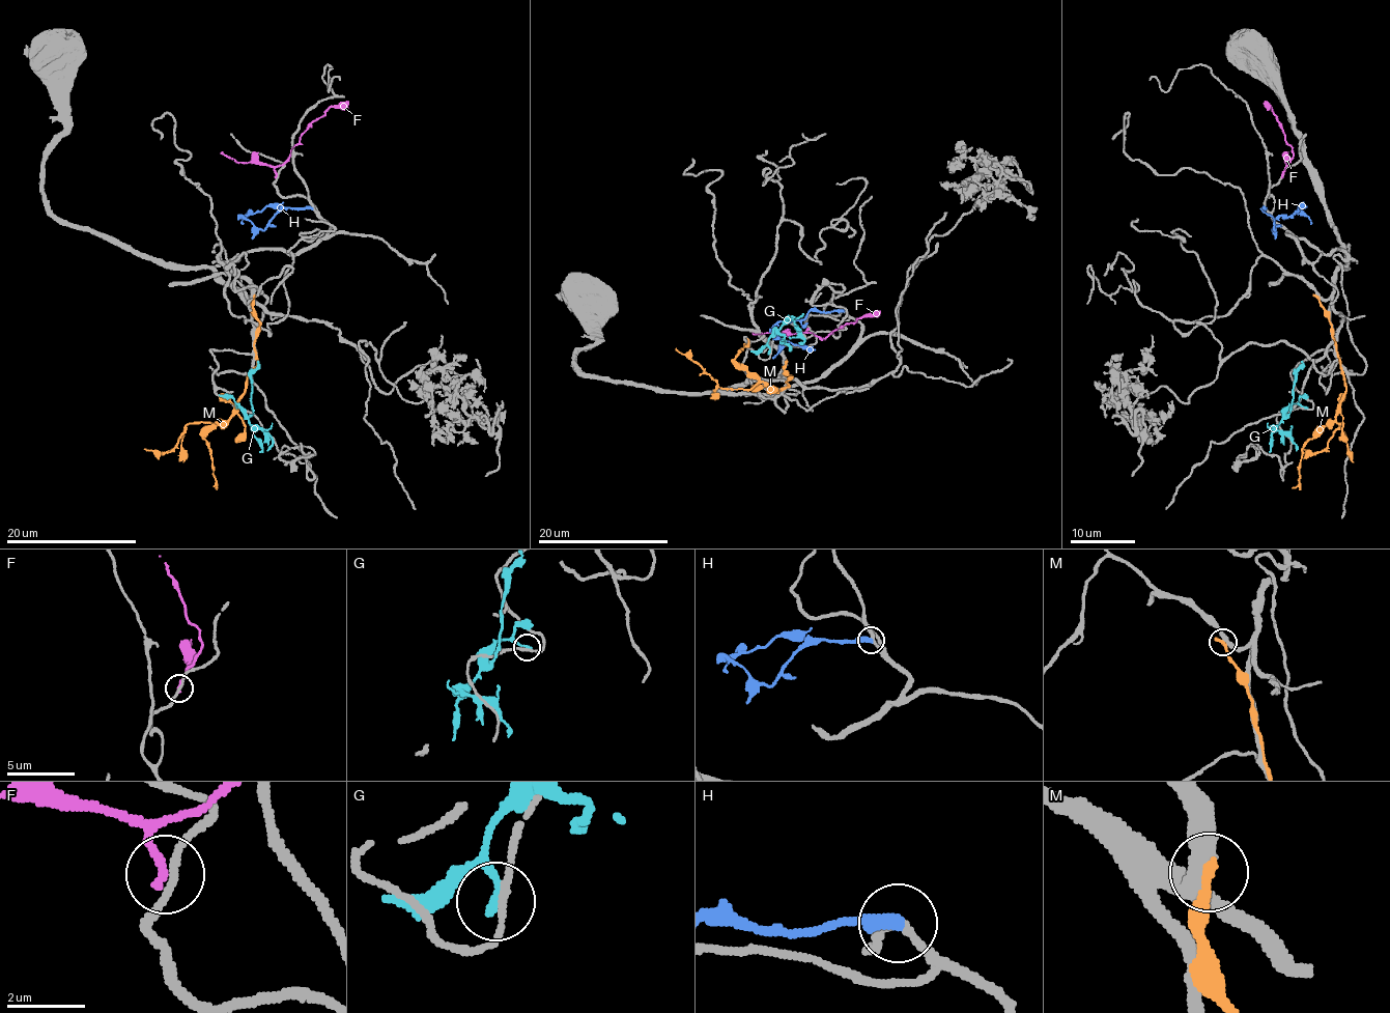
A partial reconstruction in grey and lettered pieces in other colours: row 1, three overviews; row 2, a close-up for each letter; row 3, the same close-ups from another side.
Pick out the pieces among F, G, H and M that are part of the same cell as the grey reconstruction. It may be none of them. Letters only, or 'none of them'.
none of them

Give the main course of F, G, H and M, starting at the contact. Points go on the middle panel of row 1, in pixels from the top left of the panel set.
F: (809, 329), (805, 332), (822, 340), (846, 324), (854, 324), (862, 317), (874, 317), (880, 310)
G: (769, 352), (768, 340), (792, 320), (794, 329), (803, 338), (799, 343)
H: (843, 310), (811, 310), (802, 320), (774, 327), (774, 333), (783, 340), (815, 349)
M: (786, 364), (785, 370), (791, 377), (788, 387), (777, 392), (763, 382), (750, 389), (720, 389), (675, 347)

